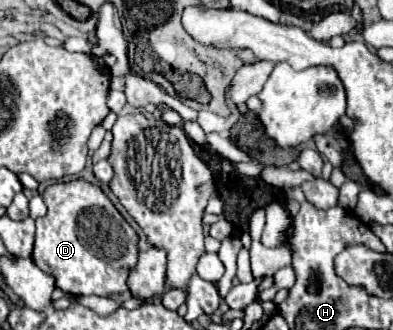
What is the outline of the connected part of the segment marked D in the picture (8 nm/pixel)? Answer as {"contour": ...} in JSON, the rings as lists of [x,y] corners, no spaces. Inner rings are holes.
{"contour":[[[76,178],[70,182],[50,184],[44,190],[42,198],[48,212],[46,216],[36,218],[36,242],[32,252],[34,264],[46,274],[52,274],[56,280],[56,286],[72,296],[124,294],[128,290],[128,276],[134,270],[134,264],[138,264],[138,234],[116,210],[116,206],[106,196],[106,192],[102,192],[100,186],[84,178]]]}

